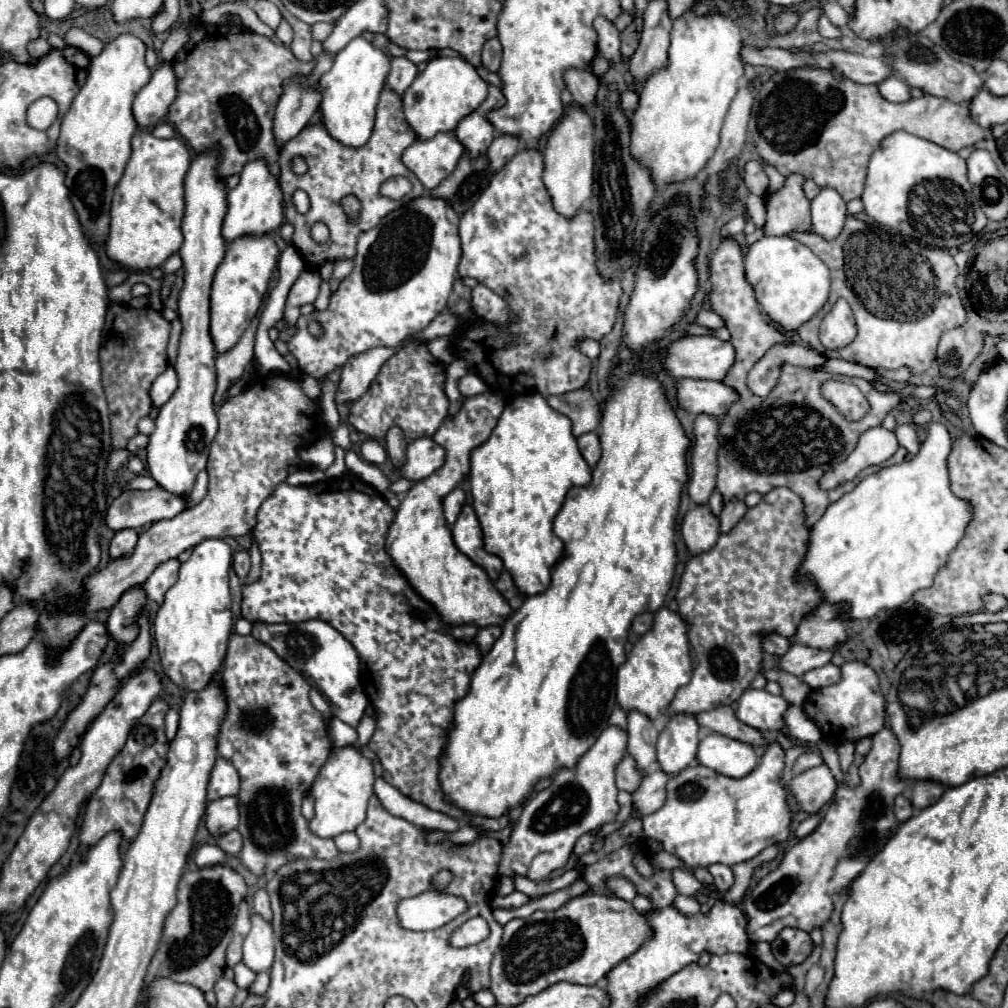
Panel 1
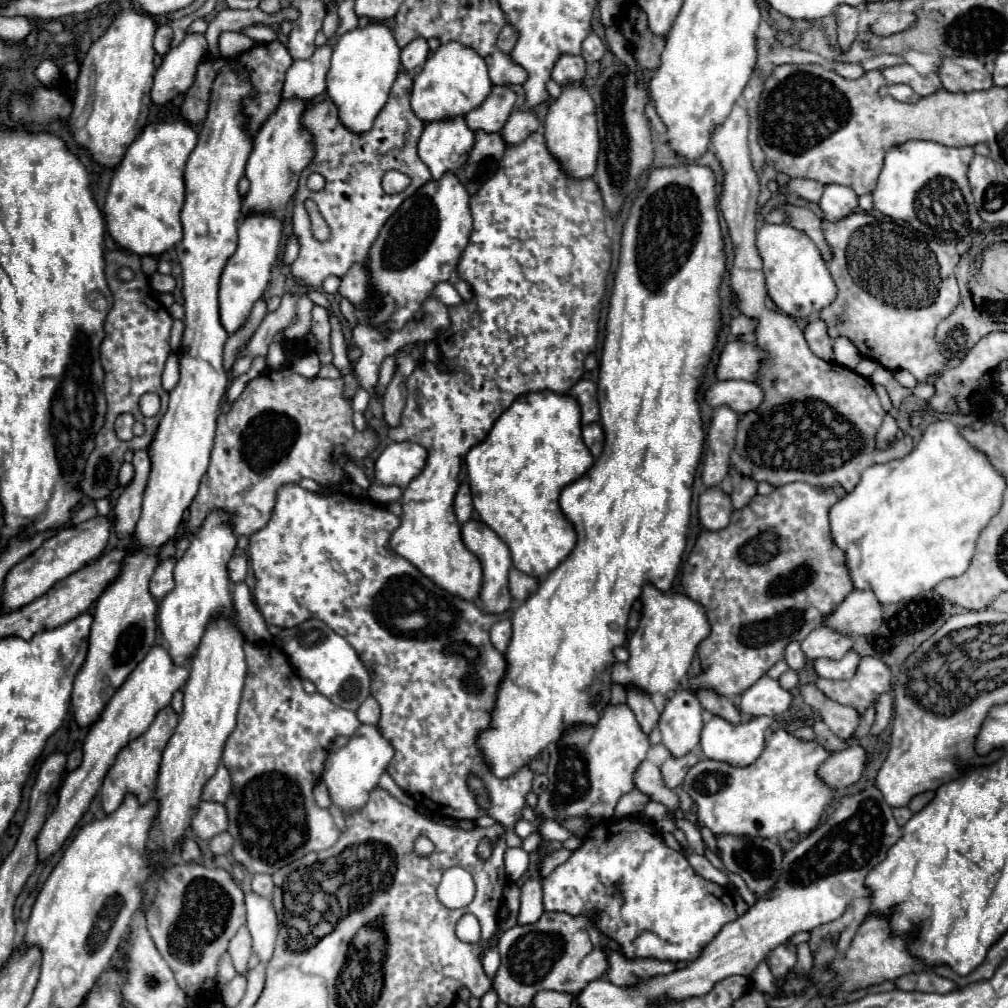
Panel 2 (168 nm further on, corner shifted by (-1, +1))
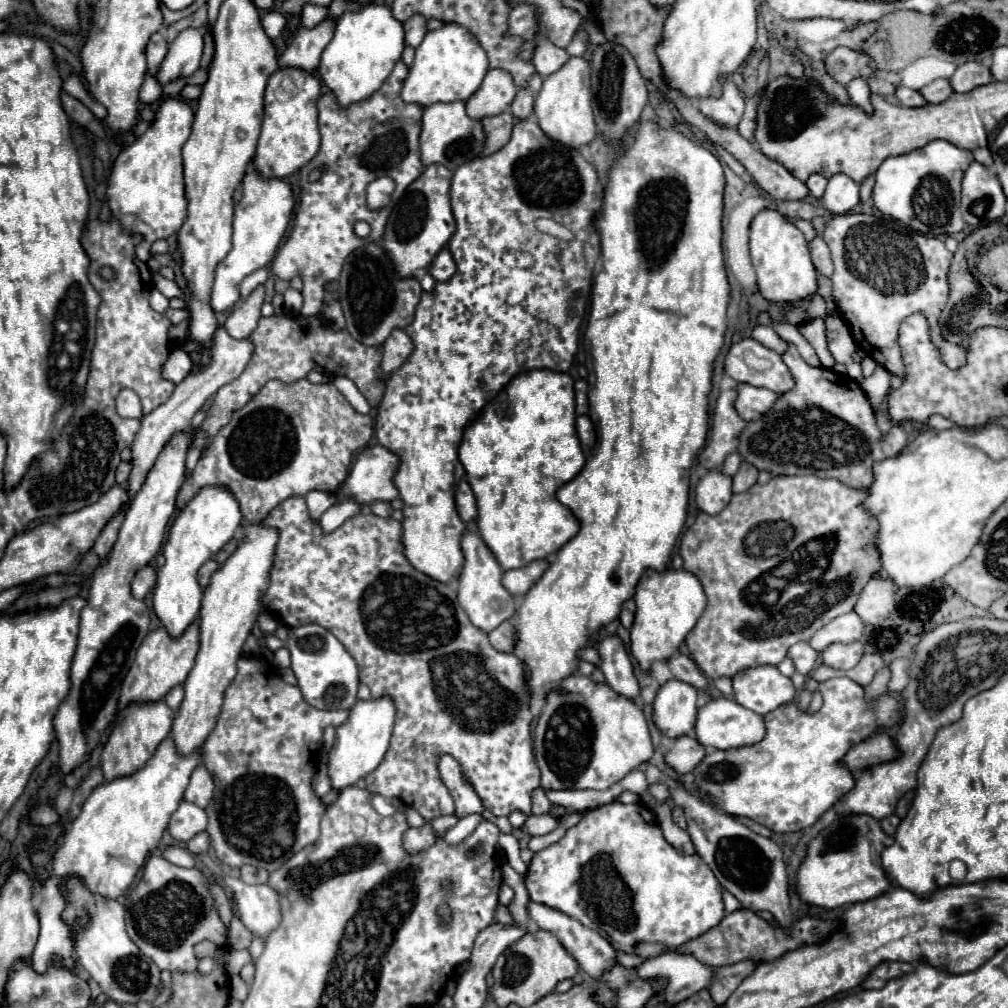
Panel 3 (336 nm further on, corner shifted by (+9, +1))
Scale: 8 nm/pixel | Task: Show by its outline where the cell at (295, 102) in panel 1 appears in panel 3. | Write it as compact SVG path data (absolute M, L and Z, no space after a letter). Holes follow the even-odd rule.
M322 20L316 28L298 28L298 34L278 58L278 68L300 68L304 72L316 72L322 50L334 36L334 22Z

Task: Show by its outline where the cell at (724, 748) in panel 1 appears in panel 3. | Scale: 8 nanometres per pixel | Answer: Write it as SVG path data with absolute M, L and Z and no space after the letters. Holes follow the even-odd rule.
M716 698L704 704L698 710L698 720L694 728L696 740L706 748L716 750L732 750L732 748L744 748L758 744L764 738L764 718L740 704L736 704L732 698Z

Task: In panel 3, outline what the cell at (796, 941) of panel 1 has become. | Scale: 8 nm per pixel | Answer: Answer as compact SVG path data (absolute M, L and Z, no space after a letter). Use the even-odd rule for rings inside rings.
M740 960L736 964L728 964L716 970L716 980L708 986L712 998L716 1004L724 1004L728 1000L728 996L736 990L736 984L740 984L744 978L748 978L756 966L760 962L758 960Z

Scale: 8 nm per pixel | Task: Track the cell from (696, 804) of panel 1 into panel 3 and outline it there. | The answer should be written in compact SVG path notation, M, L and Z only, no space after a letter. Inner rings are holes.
M832 678L822 682L820 694L824 698L824 706L814 716L798 712L796 704L784 704L764 716L766 736L762 742L738 750L712 750L706 754L692 772L696 788L704 792L720 812L750 818L772 832L798 832L812 826L854 786L852 774L840 762L848 748L872 736L878 726L894 726L900 718L900 704L890 694L880 696L876 704L868 704L864 700L864 688L848 678Z

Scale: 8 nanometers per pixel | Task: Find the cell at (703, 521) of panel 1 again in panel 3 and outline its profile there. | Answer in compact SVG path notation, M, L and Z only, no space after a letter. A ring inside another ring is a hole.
M710 470L696 486L696 504L700 512L716 516L732 498L732 480L722 476L718 470Z

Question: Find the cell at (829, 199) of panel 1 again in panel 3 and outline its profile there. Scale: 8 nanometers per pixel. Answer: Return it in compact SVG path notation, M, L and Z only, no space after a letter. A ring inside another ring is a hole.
M836 174L828 180L826 192L820 198L820 202L832 214L846 214L860 202L858 190L860 190L860 186L852 178L844 176L844 174Z

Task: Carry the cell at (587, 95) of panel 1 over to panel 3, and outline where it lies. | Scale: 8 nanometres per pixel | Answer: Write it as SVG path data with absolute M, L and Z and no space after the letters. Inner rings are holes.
M538 38L538 46L536 46L536 50L534 50L532 62L534 62L536 72L538 72L542 78L546 78L546 76L550 76L552 72L560 70L568 60L570 60L570 56L568 56L568 52L566 52L564 48L554 46L554 44L548 42L546 38Z

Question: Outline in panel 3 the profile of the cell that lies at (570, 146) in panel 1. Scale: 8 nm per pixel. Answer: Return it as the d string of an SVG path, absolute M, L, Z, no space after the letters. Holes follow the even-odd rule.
M570 58L558 72L544 78L542 90L536 94L534 100L534 114L538 118L538 124L546 136L552 136L552 140L560 144L568 144L568 148L582 150L596 138L596 126L594 126L594 114L592 114L592 92L590 92L590 66L584 58Z

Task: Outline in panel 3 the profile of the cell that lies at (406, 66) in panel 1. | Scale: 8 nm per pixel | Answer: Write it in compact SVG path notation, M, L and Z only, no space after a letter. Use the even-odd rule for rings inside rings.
M412 16L404 22L404 32L406 32L406 46L412 46L412 48L418 48L424 34L426 34L426 20L422 16Z

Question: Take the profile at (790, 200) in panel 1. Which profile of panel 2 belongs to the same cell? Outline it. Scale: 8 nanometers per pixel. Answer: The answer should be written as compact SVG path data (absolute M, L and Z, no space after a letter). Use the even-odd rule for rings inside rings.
M786 204L782 210L790 216L790 222L788 224L794 226L794 228L798 228L800 232L808 234L814 240L814 244L820 248L822 258L828 262L832 258L832 248L830 248L830 244L826 242L826 238L822 234L822 228L820 228L822 220L810 208L800 208L800 206Z

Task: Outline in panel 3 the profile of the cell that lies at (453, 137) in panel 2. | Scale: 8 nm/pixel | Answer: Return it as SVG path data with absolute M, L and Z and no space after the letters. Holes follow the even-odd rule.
M464 102L452 104L432 104L424 110L422 116L422 132L420 132L420 158L424 166L442 164L448 170L456 170L458 166L474 160L484 148L484 130L478 120L468 118L464 110Z

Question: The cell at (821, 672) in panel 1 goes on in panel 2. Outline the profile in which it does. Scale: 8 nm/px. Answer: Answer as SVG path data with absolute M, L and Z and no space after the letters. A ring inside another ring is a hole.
M850 650L844 658L840 660L830 660L830 658L822 658L822 660L814 660L814 670L820 678L832 678L832 680L844 680L854 676L856 668L860 664L860 654Z

